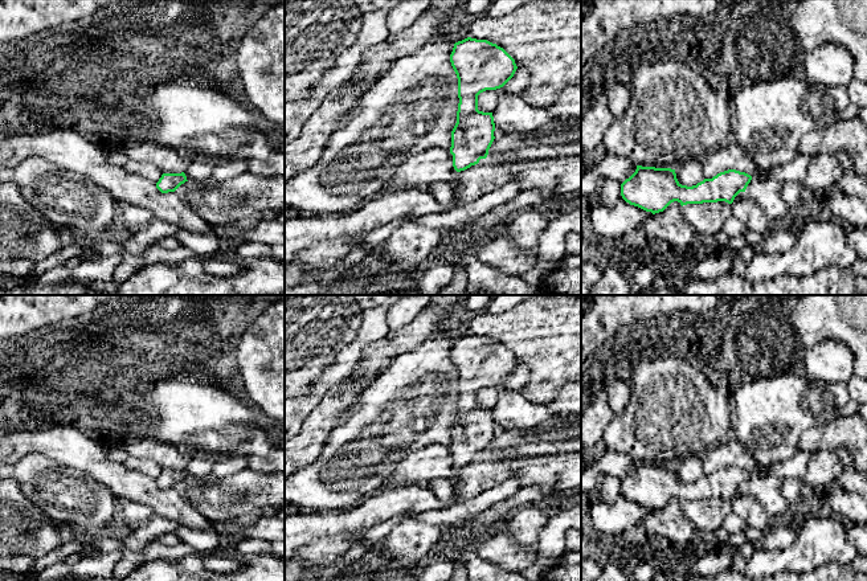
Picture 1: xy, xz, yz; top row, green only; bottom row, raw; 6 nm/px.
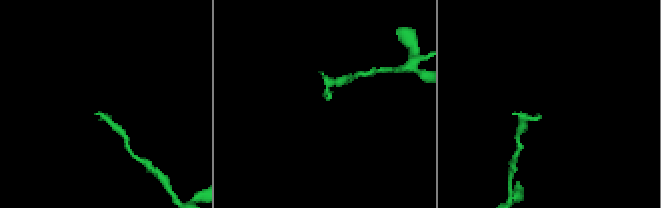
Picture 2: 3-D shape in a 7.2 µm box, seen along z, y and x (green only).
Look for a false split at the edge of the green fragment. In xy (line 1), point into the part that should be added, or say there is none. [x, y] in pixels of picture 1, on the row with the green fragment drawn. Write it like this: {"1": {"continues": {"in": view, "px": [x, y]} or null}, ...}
{"1": {"continues": null}}

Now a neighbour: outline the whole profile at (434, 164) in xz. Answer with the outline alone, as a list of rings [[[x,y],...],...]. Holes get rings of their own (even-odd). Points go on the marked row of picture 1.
[[[432,147],[421,154],[406,157],[396,165],[388,181],[388,188],[422,188],[430,183],[451,183],[457,179],[457,175],[458,172],[453,167],[453,155],[443,148]]]

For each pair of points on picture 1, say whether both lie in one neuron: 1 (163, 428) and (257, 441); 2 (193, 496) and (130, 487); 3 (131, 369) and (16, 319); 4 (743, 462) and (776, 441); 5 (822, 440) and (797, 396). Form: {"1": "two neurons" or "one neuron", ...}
{"1": "one neuron", "2": "two neurons", "3": "one neuron", "4": "two neurons", "5": "two neurons"}

